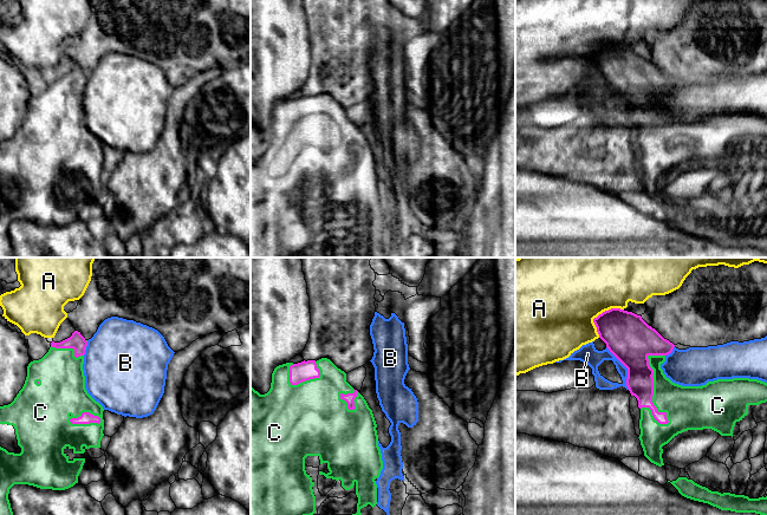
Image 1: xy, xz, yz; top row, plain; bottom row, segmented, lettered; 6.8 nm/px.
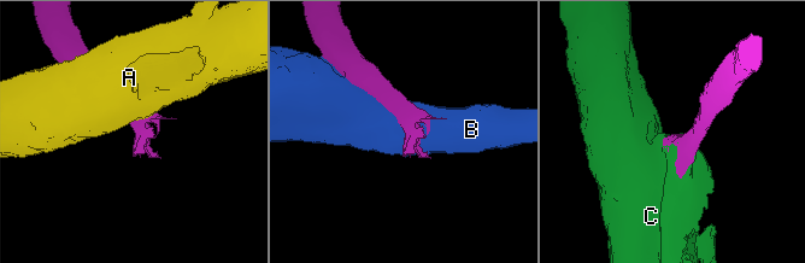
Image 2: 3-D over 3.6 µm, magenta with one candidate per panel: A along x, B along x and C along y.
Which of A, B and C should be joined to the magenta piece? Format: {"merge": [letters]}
{"merge": []}

